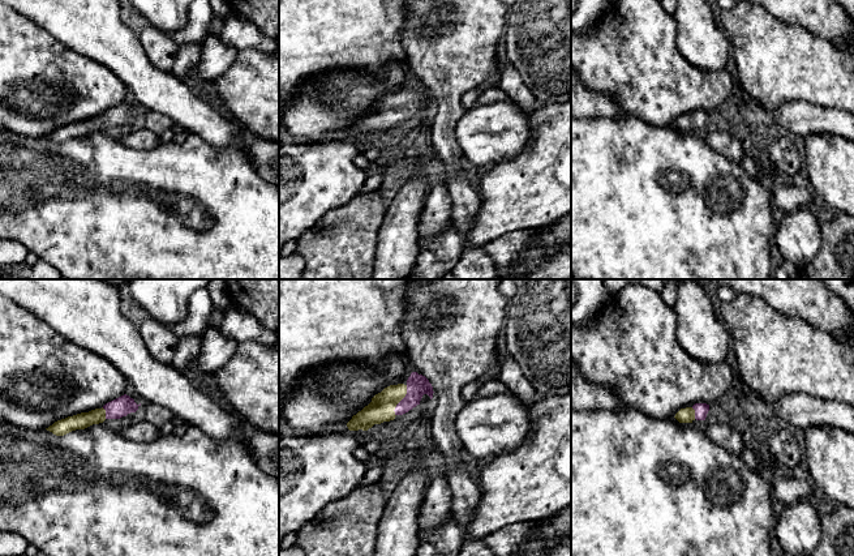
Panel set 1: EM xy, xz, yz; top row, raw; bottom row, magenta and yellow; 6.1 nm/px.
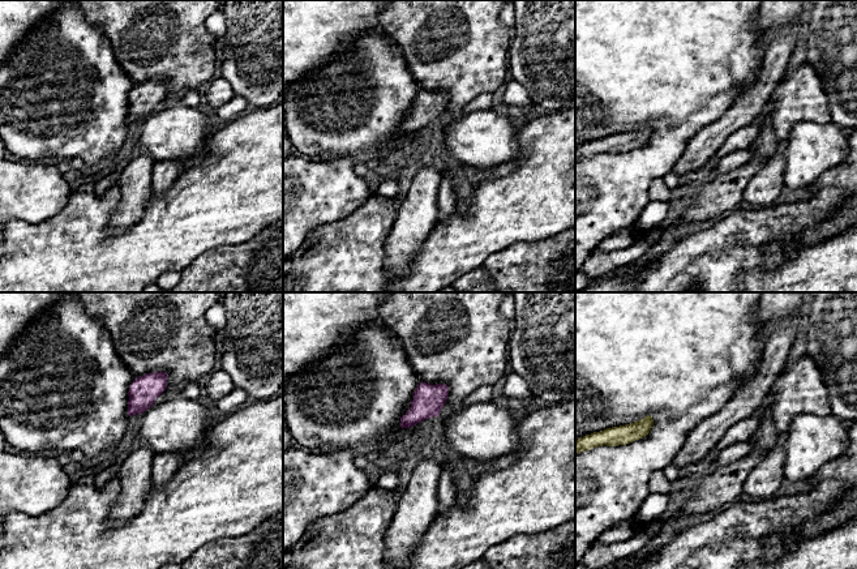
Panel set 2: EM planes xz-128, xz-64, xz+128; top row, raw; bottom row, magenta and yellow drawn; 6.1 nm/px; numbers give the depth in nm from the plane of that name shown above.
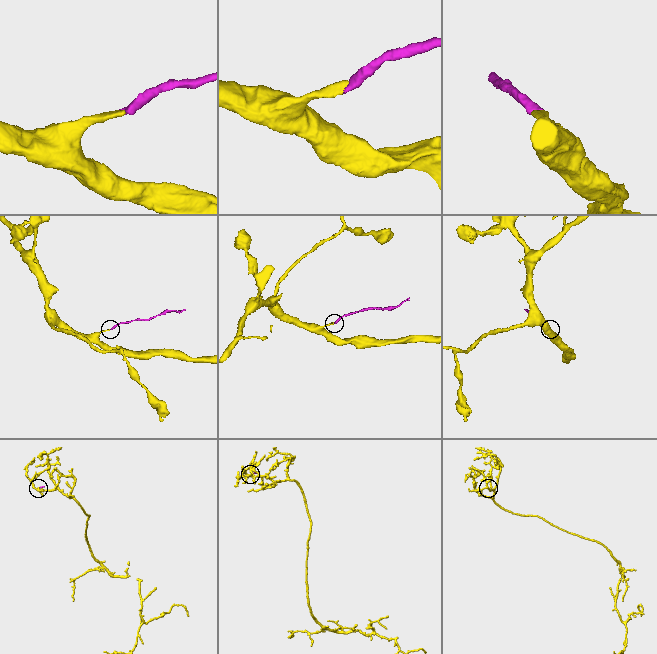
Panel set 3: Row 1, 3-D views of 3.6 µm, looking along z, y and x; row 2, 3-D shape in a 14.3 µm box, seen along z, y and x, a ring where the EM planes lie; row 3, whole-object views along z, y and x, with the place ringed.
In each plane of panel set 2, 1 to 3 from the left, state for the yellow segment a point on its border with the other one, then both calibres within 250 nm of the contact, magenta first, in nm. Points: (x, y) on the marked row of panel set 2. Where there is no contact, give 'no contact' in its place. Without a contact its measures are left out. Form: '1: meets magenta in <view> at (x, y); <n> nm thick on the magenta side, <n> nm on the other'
1: no contact
2: no contact
3: no contact

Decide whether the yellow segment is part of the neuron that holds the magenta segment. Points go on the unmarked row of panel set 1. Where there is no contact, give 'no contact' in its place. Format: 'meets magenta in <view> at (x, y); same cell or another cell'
meets magenta in xz at (400, 108); same cell

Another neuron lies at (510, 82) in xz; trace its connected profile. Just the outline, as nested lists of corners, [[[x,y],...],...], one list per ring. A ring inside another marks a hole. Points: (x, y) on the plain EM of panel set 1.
[[[510,63],[501,72],[498,87],[508,97],[510,103],[520,107],[527,114],[538,106],[535,95],[523,82],[522,76]]]

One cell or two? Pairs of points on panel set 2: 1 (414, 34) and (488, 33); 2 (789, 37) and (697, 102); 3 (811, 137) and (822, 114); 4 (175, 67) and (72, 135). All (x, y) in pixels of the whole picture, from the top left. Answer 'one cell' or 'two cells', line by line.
1: one cell
2: two cells
3: two cells
4: two cells

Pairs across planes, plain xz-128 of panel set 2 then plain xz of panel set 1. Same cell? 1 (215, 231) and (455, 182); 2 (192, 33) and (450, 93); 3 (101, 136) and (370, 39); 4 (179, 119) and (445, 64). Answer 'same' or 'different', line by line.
1: different
2: same
3: different
4: different

